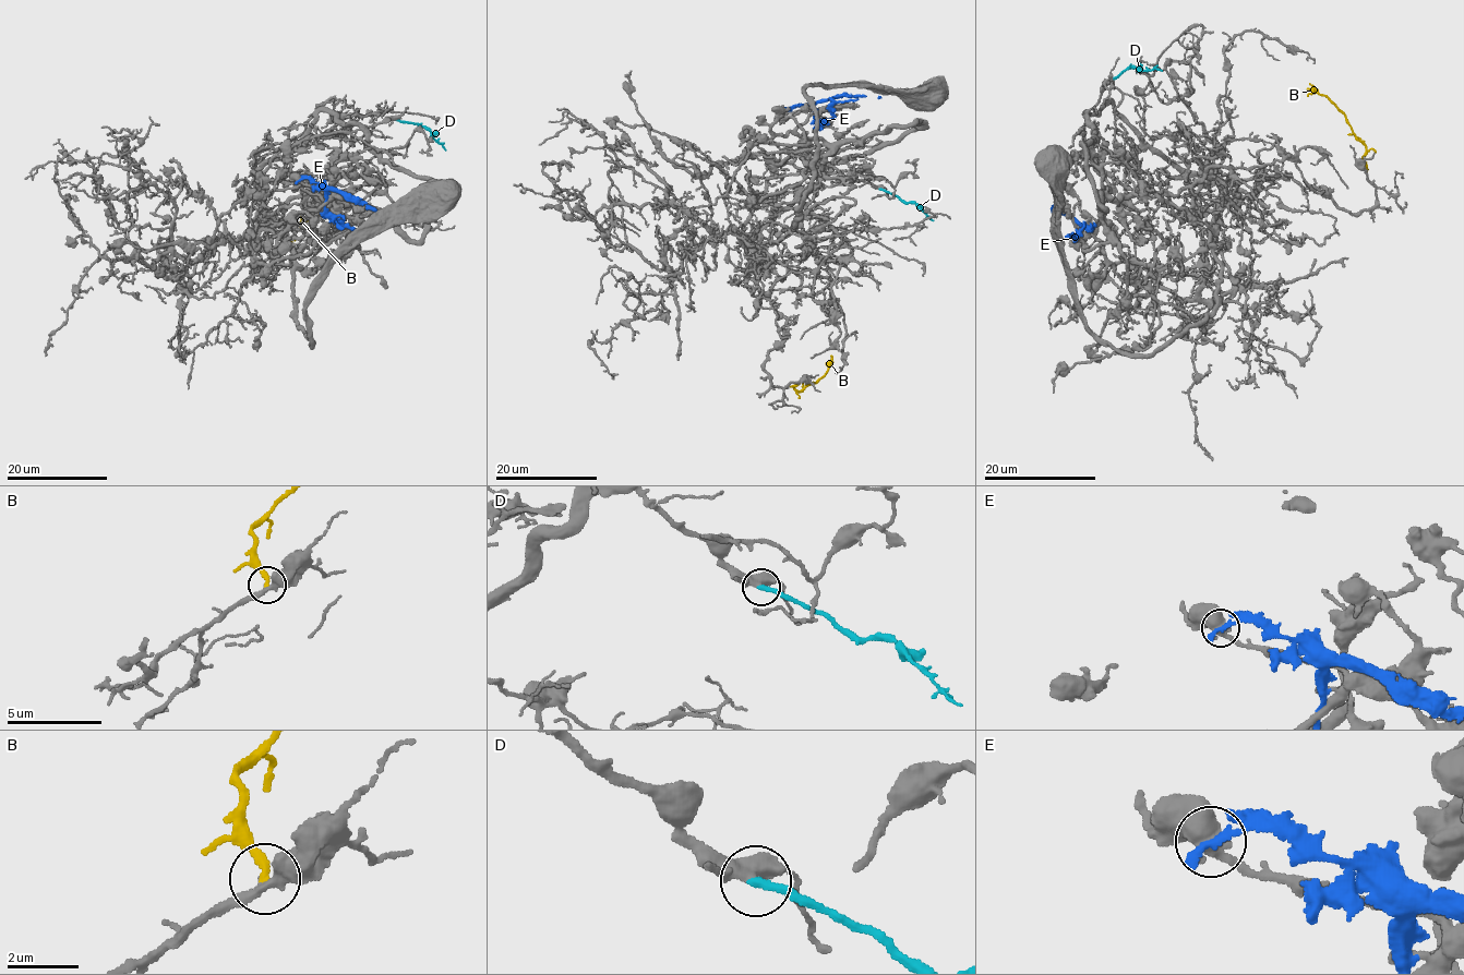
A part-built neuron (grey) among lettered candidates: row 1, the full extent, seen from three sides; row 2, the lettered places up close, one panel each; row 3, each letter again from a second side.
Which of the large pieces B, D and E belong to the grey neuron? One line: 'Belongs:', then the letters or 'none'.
Belongs: B, D

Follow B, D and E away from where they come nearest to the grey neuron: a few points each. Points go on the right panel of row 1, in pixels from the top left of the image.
B: (1366, 169), (1363, 163), (1366, 149), (1346, 119), (1326, 96), (1311, 92), (1308, 96)
D: (1113, 79), (1131, 64), (1144, 70), (1161, 70)
E: (1055, 214), (1054, 206), (1084, 224), (1080, 232), (1074, 237), (1072, 235)

